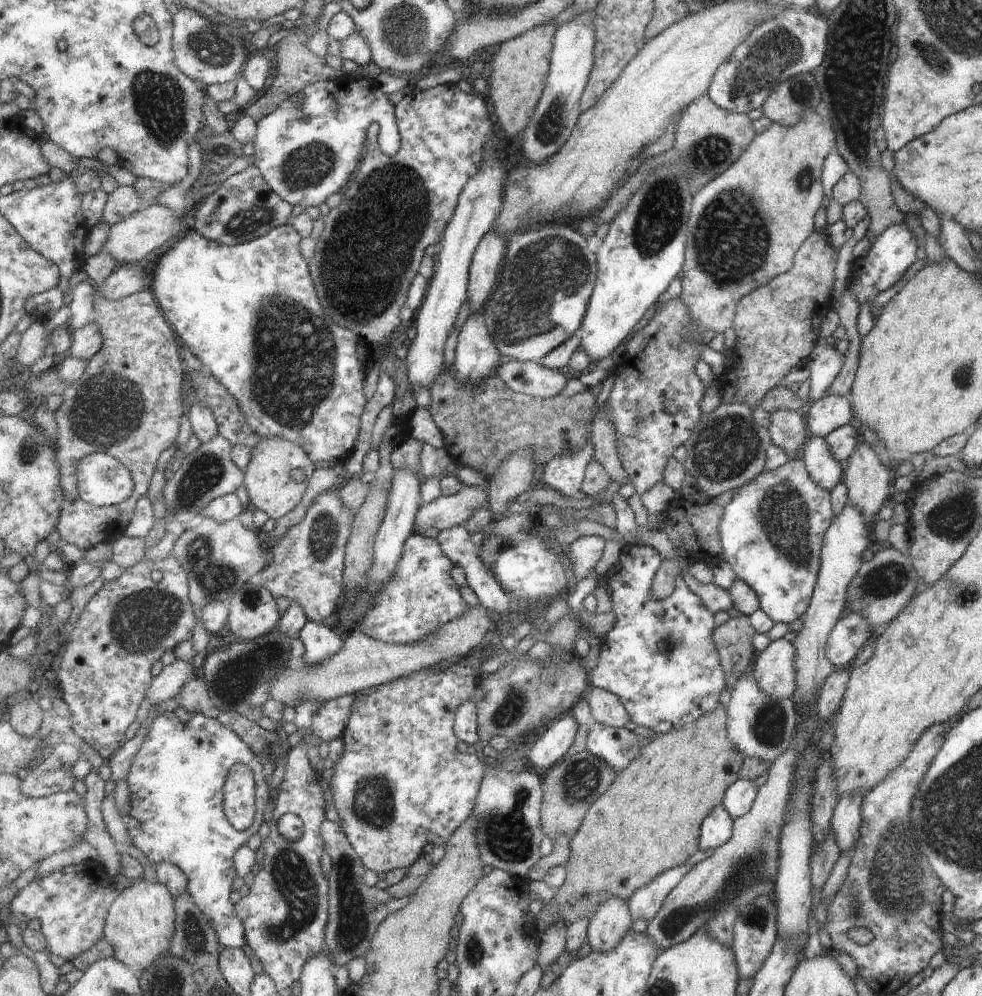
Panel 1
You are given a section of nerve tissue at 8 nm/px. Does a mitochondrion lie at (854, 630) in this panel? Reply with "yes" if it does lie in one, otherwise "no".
yes

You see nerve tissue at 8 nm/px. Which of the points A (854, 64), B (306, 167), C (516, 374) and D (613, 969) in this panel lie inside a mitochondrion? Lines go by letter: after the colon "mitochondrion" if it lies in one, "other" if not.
A: mitochondrion
B: mitochondrion
C: mitochondrion
D: mitochondrion

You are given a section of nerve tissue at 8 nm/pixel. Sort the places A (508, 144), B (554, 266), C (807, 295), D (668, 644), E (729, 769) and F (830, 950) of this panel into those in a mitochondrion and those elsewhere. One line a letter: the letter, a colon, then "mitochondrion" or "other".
A: other
B: mitochondrion
C: other
D: mitochondrion
E: other
F: other

